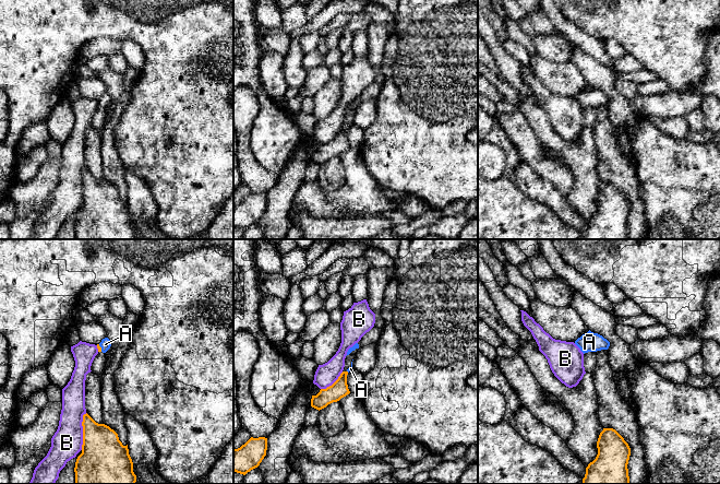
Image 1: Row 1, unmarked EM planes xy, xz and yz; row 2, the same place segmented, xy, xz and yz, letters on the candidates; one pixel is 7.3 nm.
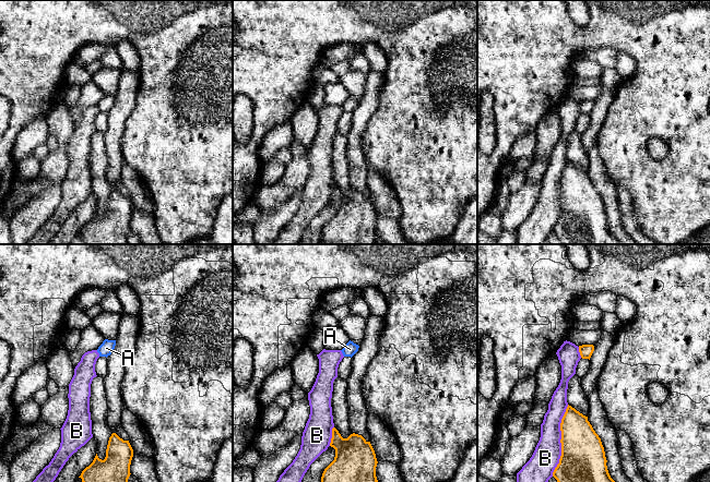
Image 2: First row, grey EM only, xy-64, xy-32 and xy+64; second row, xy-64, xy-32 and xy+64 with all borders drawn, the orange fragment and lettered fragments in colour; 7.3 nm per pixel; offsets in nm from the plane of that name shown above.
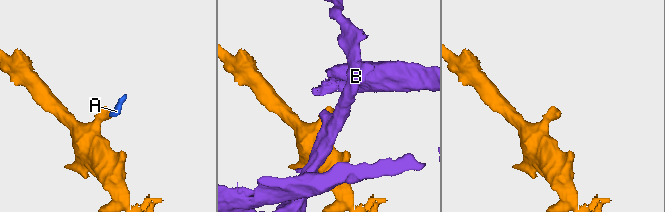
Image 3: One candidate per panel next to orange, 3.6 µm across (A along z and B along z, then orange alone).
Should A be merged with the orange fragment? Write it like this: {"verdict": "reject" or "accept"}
{"verdict": "accept"}

